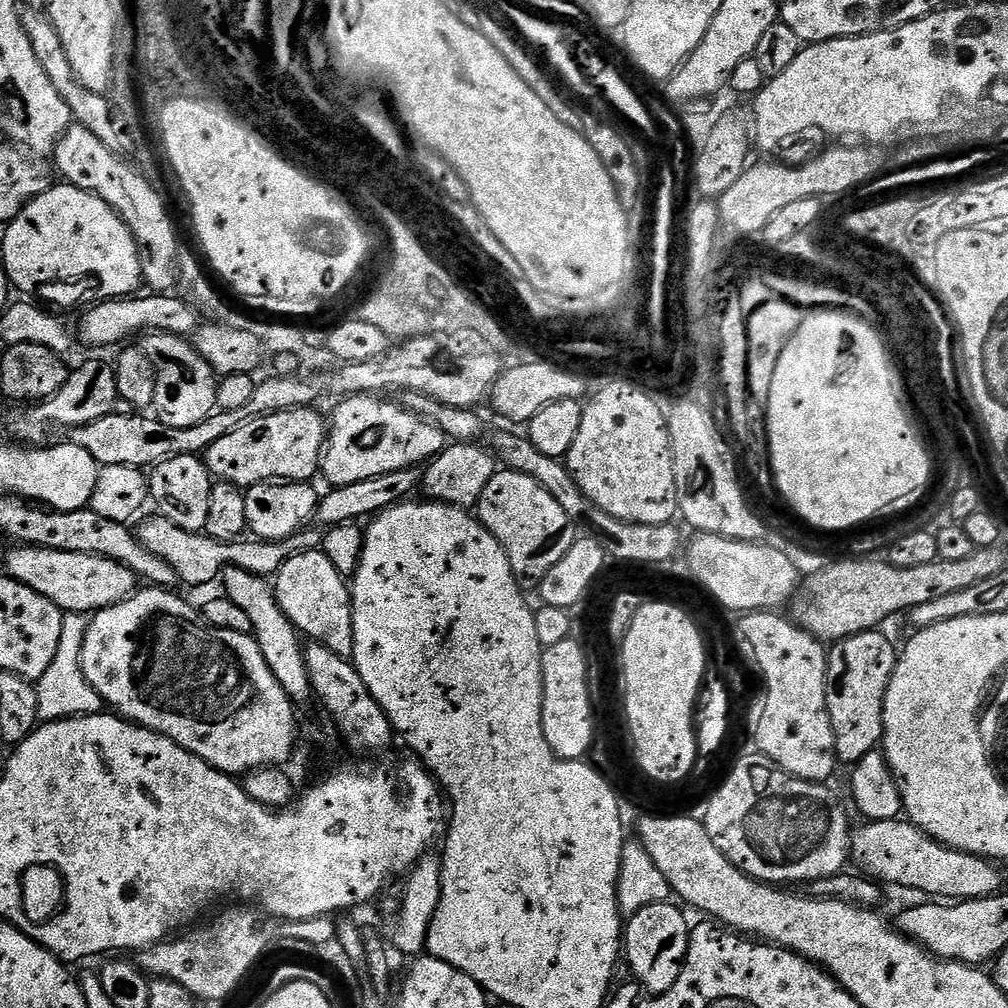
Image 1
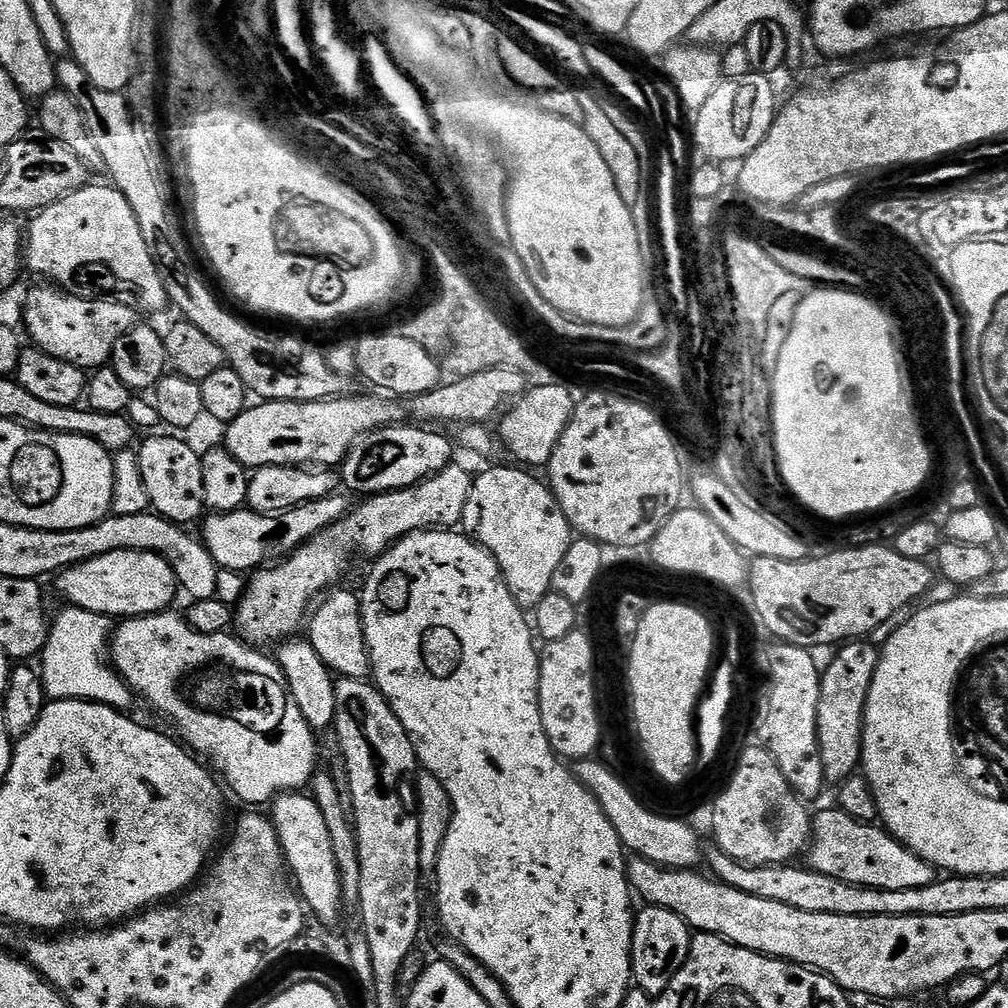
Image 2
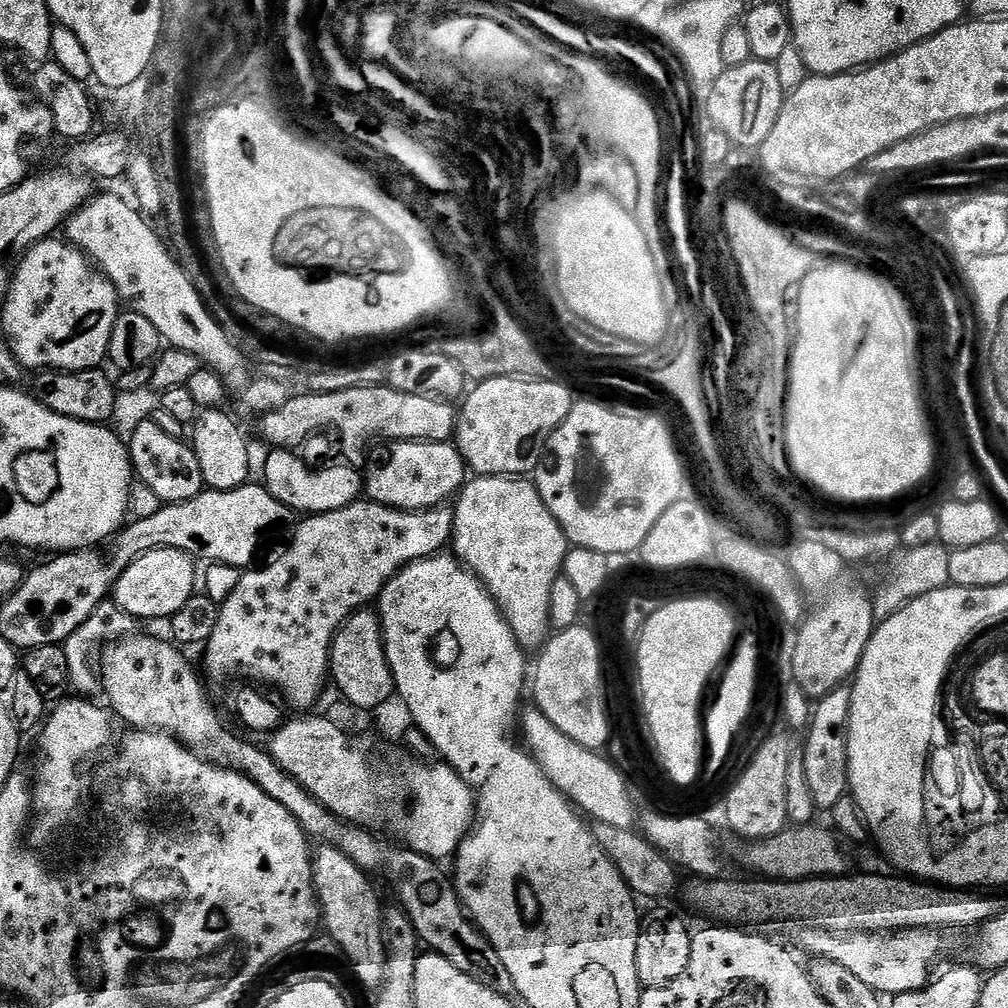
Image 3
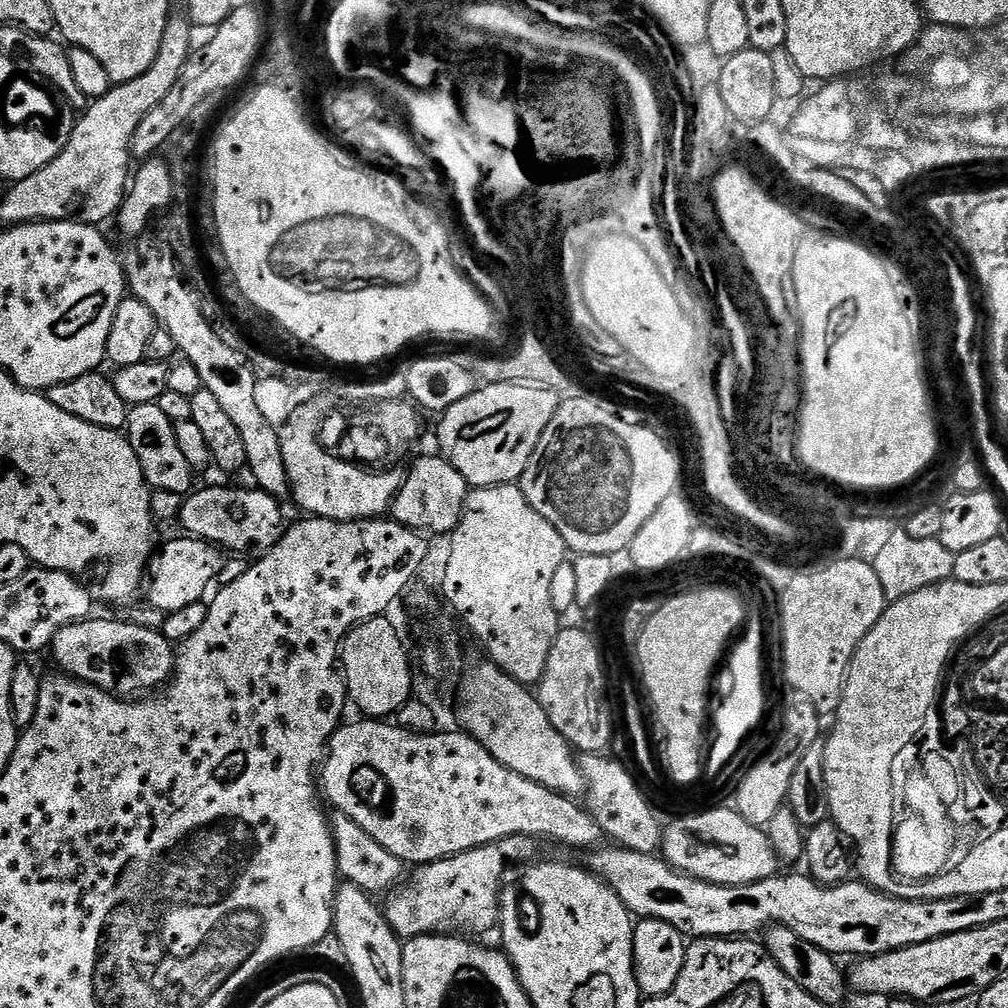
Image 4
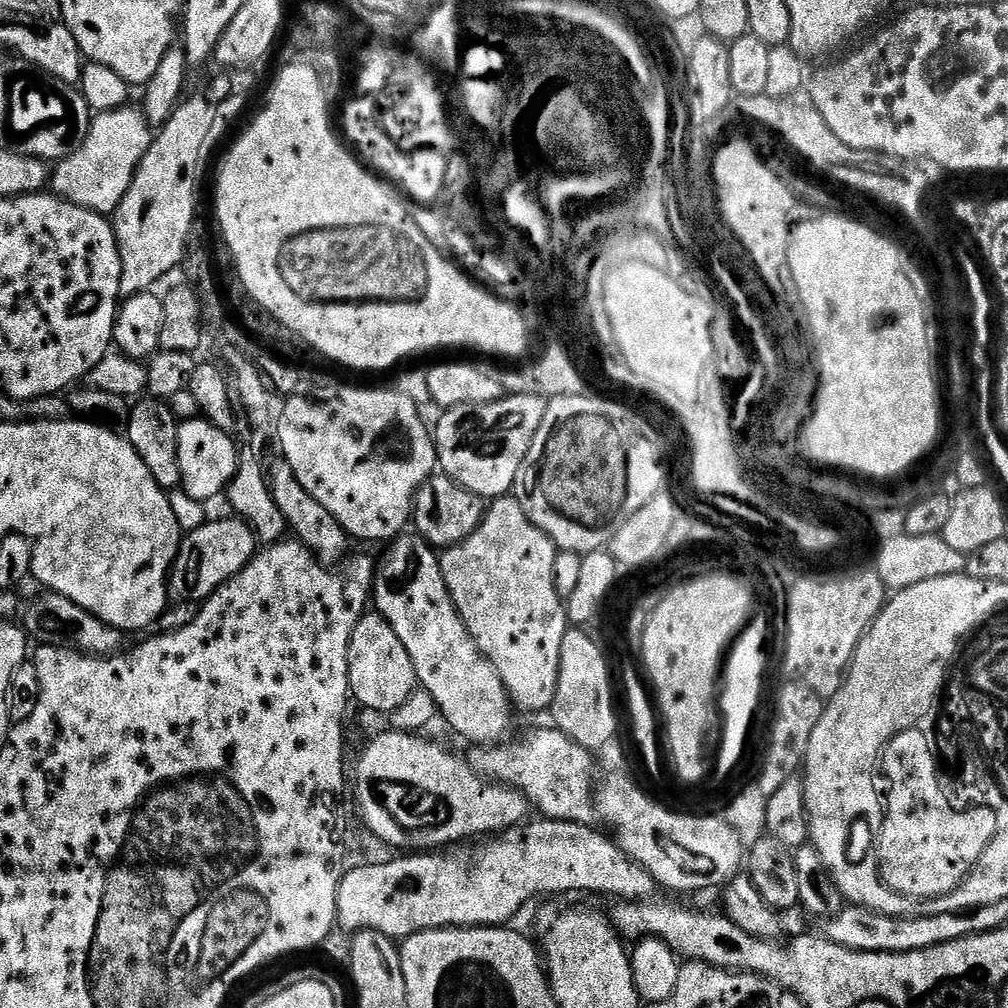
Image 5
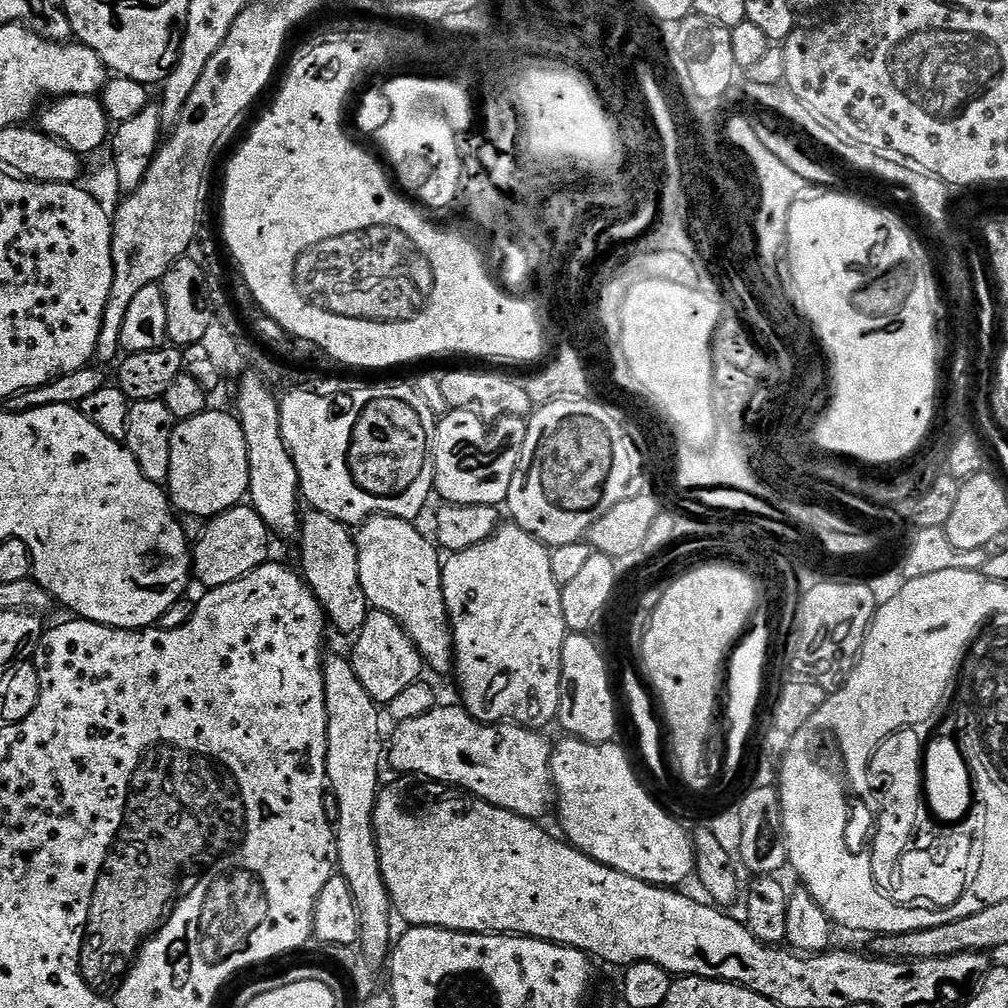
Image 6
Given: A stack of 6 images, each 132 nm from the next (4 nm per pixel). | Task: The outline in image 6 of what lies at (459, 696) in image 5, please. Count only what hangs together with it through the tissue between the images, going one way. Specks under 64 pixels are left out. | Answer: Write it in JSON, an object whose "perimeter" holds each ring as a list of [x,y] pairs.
{"perimeter":[[[370,516],[355,529],[356,549],[358,550],[358,574],[362,578],[362,590],[369,605],[375,611],[393,616],[406,630],[406,634],[420,651],[425,665],[436,672],[451,673],[454,668],[454,649],[452,646],[452,624],[448,620],[448,607],[444,597],[442,578],[442,552],[431,539],[428,540],[416,529],[410,520],[397,516]]]}

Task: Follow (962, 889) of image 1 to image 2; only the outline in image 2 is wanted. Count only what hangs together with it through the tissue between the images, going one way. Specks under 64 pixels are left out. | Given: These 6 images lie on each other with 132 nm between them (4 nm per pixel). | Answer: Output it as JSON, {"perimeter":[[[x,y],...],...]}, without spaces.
{"perimeter":[[[838,806],[815,813],[807,856],[807,863],[813,872],[821,872],[830,878],[838,878],[863,888],[914,890],[932,883],[934,879],[933,866],[916,856],[891,833],[876,824],[863,824],[850,818],[850,814]]]}

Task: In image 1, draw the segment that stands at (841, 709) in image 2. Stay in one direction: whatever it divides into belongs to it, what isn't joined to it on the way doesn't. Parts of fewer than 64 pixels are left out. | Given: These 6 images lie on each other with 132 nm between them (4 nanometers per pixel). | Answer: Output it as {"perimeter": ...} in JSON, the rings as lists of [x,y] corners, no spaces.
{"perimeter":[[[873,630],[870,632],[859,632],[853,636],[845,636],[842,640],[837,640],[827,649],[828,669],[826,670],[826,710],[830,714],[830,726],[834,726],[834,746],[836,747],[836,758],[841,765],[851,766],[857,764],[866,754],[877,751],[881,747],[884,738],[884,703],[886,702],[886,690],[890,686],[890,678],[894,674],[894,666],[898,655],[897,645],[892,645],[892,640],[888,636],[883,636],[883,631]]]}

